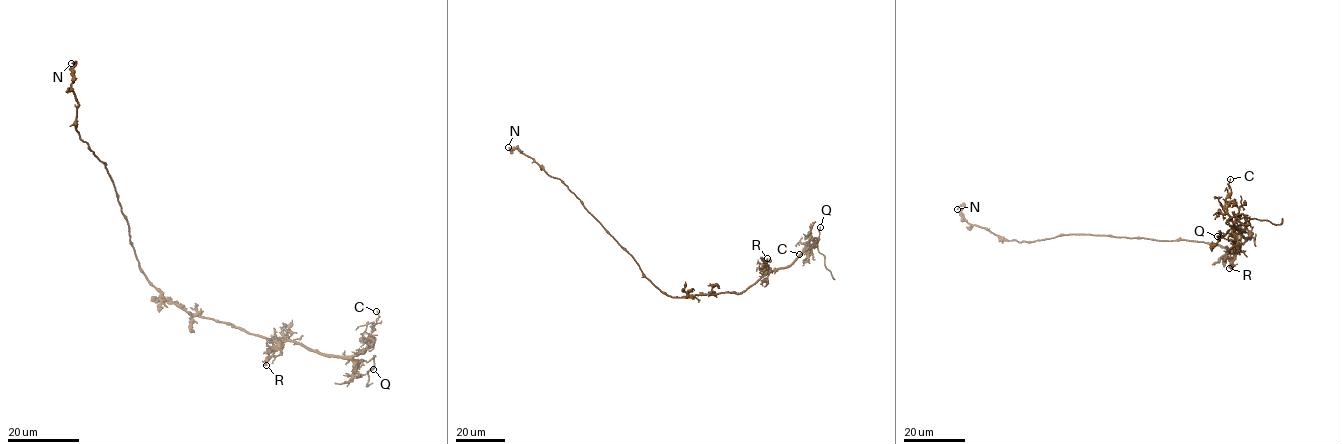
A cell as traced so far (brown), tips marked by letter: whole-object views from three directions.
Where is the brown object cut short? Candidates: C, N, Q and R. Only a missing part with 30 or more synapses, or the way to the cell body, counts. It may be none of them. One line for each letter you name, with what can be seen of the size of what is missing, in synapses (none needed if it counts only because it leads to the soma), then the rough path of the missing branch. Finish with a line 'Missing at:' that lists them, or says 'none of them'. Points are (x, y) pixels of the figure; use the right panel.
Missing at: none of them

